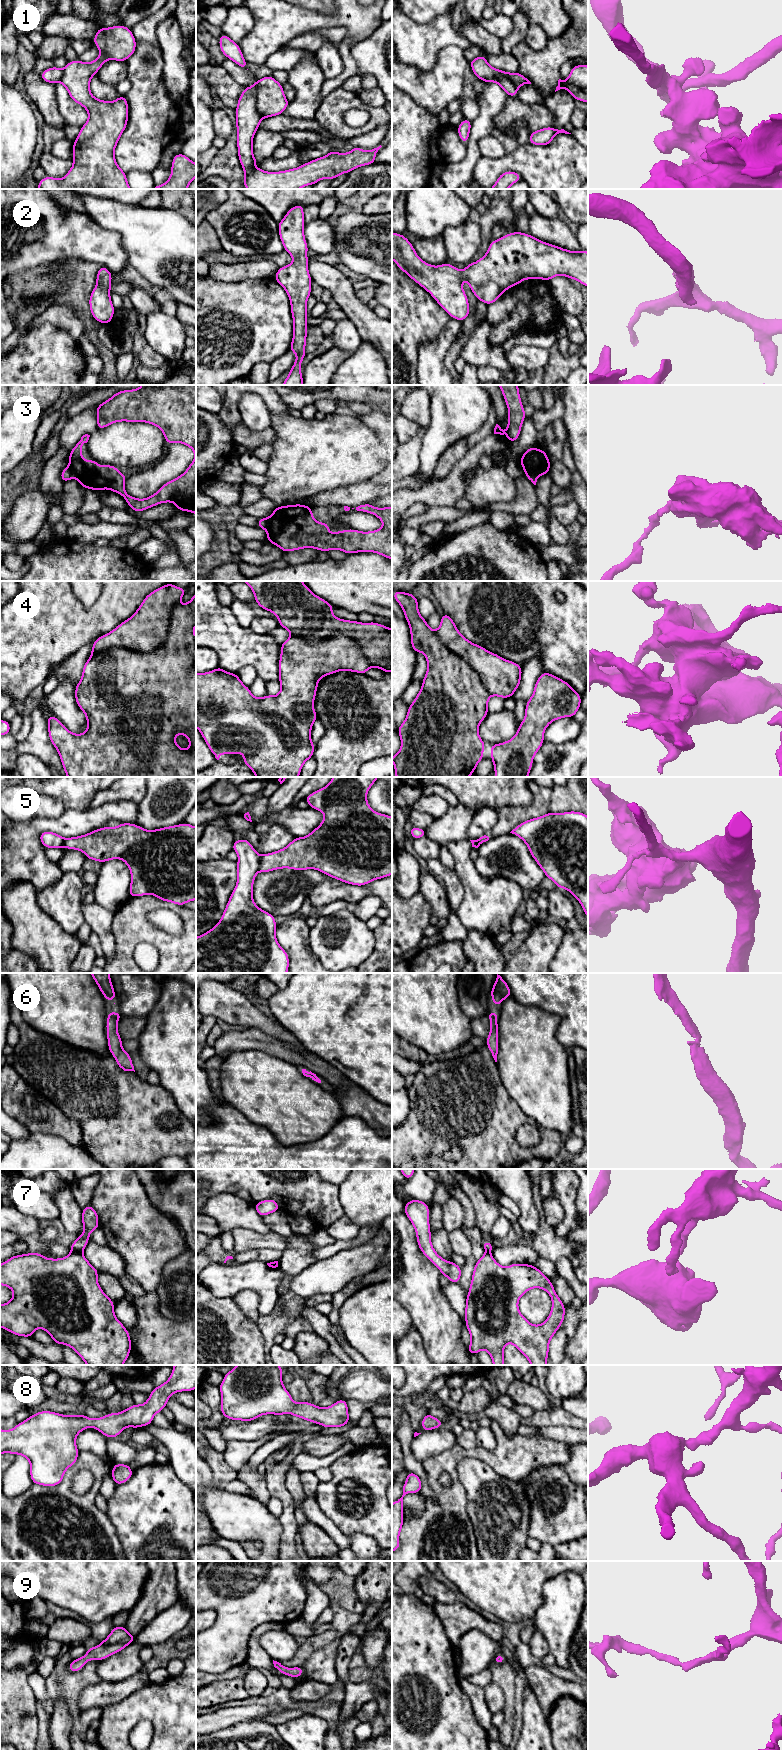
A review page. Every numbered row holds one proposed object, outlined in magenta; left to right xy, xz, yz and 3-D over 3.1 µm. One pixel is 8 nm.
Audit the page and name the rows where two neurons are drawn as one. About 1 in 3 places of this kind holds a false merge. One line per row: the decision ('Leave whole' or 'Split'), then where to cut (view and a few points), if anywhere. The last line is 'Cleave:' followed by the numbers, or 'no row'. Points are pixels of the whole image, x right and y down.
1: Leave whole. No split
2: Leave whole. No split
3: Split. Split along yz (525, 472), (534, 472), (539, 475)
4: Leave whole. No split
5: Split. Split along xz (261, 856), (258, 869)
6: Leave whole. No split
7: Split. Split along xy (72, 1251), (81, 1253)
8: Leave whole. No split
9: Leave whole. No split
Cleave: 3, 5, 7

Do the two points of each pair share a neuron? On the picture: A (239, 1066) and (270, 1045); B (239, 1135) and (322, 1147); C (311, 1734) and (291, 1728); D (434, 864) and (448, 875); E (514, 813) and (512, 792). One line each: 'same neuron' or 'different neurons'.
A: different neurons
B: same neuron
C: same neuron
D: same neuron
E: different neurons

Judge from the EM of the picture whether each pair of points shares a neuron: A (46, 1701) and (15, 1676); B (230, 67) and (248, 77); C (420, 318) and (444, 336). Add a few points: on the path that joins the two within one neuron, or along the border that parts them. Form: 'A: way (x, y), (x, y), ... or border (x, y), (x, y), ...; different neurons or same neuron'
A: border (35, 1670), (28, 1676), (27, 1684); different neurons
B: way (234, 70), (244, 77); same neuron
C: border (451, 318), (435, 338), (423, 341), (419, 345); different neurons

